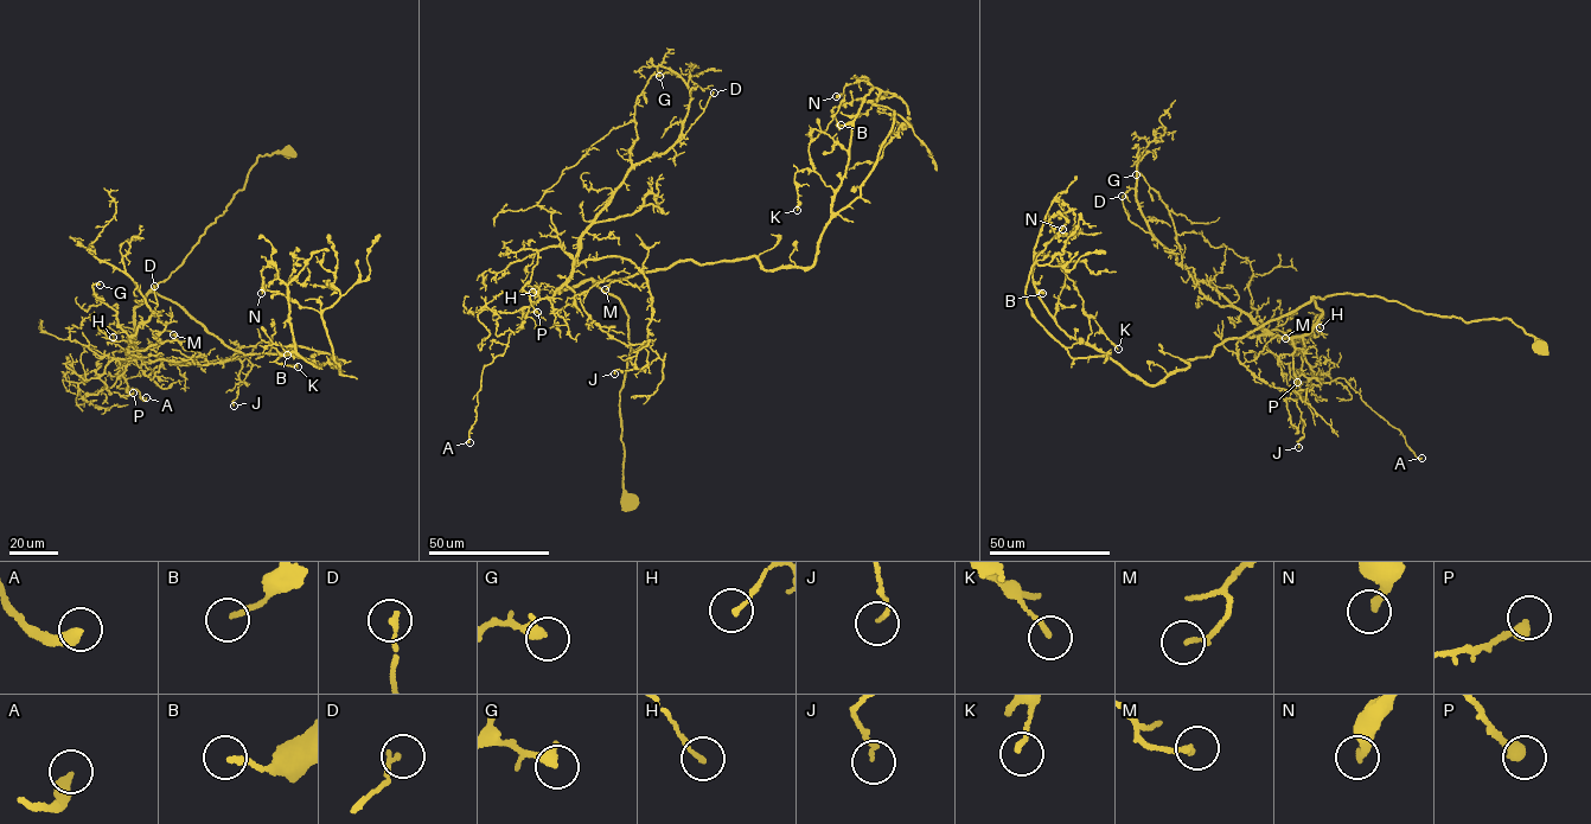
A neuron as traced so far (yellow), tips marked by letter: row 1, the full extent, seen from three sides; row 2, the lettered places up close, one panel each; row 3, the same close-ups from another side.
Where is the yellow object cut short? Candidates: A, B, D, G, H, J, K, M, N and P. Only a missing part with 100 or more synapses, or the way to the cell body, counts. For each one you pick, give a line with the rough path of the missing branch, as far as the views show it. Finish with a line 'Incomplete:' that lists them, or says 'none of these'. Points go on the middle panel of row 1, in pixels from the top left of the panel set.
Incomplete: none of these

